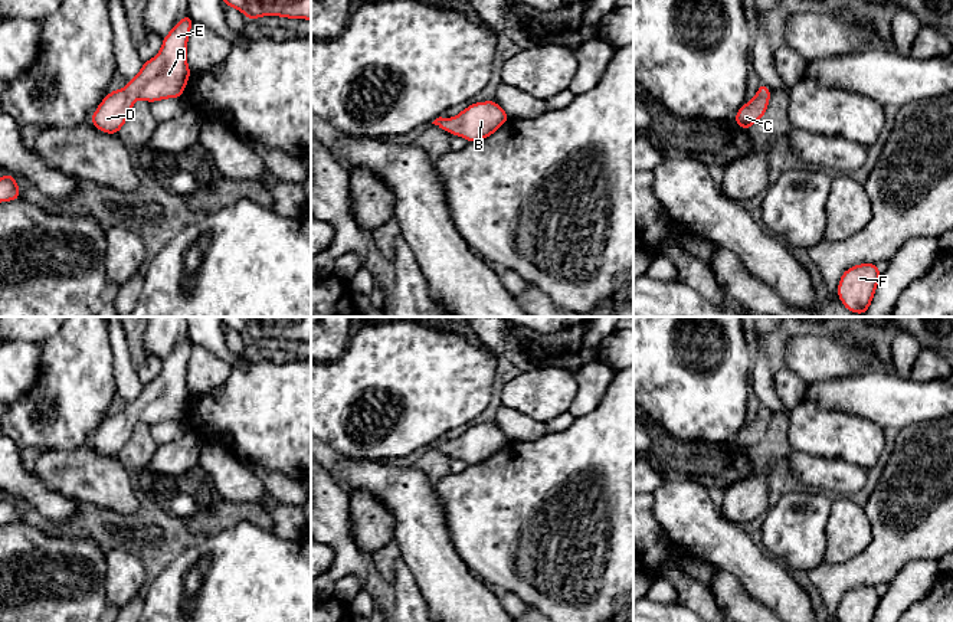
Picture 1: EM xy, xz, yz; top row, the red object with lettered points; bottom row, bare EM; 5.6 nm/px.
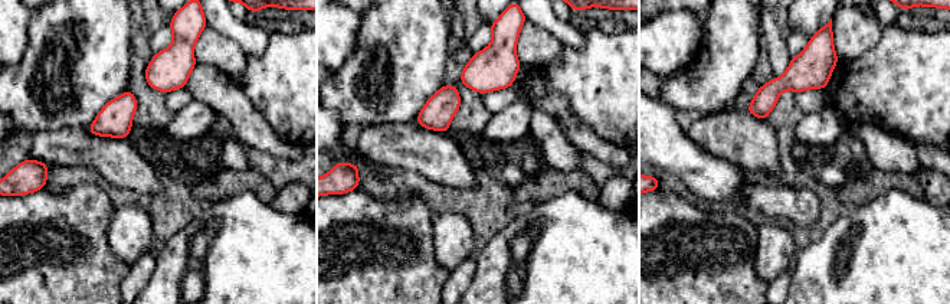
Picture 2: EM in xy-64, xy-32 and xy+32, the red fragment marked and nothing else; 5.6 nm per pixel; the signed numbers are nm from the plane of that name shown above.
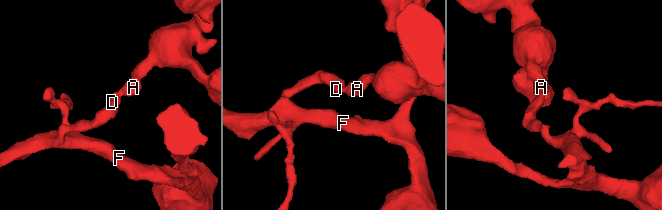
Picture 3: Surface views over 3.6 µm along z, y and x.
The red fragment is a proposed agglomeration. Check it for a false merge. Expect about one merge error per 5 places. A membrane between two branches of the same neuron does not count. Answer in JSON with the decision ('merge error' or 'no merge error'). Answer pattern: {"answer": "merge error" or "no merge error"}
{"answer": "no merge error"}

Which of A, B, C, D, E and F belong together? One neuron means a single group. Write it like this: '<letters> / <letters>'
A B C D E F

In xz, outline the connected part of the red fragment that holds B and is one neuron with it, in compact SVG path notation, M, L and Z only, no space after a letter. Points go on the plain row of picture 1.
M495 423L475 425L456 439L436 441L432 446L453 458L476 465L494 456L510 439Z

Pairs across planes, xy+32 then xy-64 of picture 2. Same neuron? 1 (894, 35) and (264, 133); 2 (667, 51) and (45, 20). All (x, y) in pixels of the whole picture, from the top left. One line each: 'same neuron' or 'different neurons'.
1: different neurons
2: different neurons

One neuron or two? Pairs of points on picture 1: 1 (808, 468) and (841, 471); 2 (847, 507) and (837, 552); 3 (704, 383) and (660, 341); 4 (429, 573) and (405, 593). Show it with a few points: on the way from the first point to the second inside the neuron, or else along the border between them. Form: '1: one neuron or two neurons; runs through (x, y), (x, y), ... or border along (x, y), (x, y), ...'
1: one neuron; runs through (816, 471), (832, 471)
2: one neuron; runs through (847, 519), (845, 540)
3: one neuron; runs through (691, 375), (677, 364), (677, 359), (673, 354)
4: two neurons; border along (400, 559), (409, 569), (429, 606)

